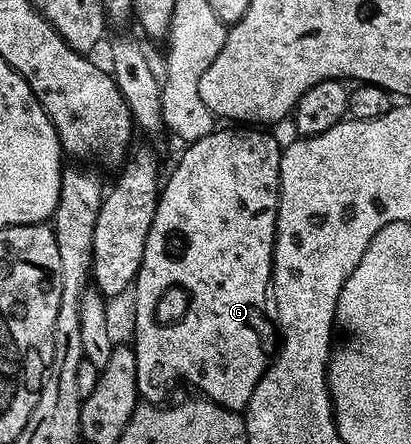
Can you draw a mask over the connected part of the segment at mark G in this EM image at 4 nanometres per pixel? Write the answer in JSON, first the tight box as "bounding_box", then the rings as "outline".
{"bounding_box":[132,126,283,410],"outline":[[[230,126],[227,132],[215,130],[208,133],[204,138],[200,138],[195,144],[186,144],[183,147],[182,157],[178,160],[178,165],[170,172],[170,177],[165,177],[164,183],[161,185],[158,193],[158,205],[154,211],[152,218],[152,226],[148,230],[148,238],[144,246],[144,258],[140,262],[140,270],[138,277],[134,280],[132,285],[132,293],[134,292],[134,340],[132,339],[132,347],[136,354],[136,378],[138,379],[138,395],[146,402],[162,402],[166,395],[170,392],[169,384],[174,384],[177,380],[183,380],[186,384],[191,384],[194,388],[199,388],[201,395],[205,399],[216,402],[225,408],[232,408],[235,410],[245,409],[246,403],[252,398],[252,394],[256,390],[256,386],[260,382],[260,378],[266,373],[268,365],[271,363],[272,357],[276,352],[276,328],[272,323],[271,317],[268,315],[268,293],[271,291],[270,287],[270,271],[274,268],[274,235],[276,234],[276,218],[278,217],[278,187],[280,186],[280,158],[282,157],[283,145],[278,144],[278,140],[273,136],[273,131],[263,130],[258,126]]]}

